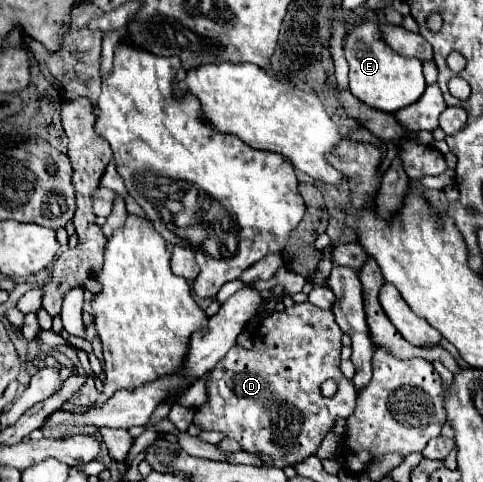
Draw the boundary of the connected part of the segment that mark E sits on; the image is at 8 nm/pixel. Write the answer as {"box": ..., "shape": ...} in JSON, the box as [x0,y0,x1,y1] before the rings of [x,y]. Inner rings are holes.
{"box":[343,21,425,113],"shape":[[[361,21],[349,27],[343,43],[345,59],[349,63],[349,89],[359,101],[385,113],[395,113],[401,107],[415,103],[425,91],[423,67],[417,59],[403,59],[383,39],[375,21]]]}

